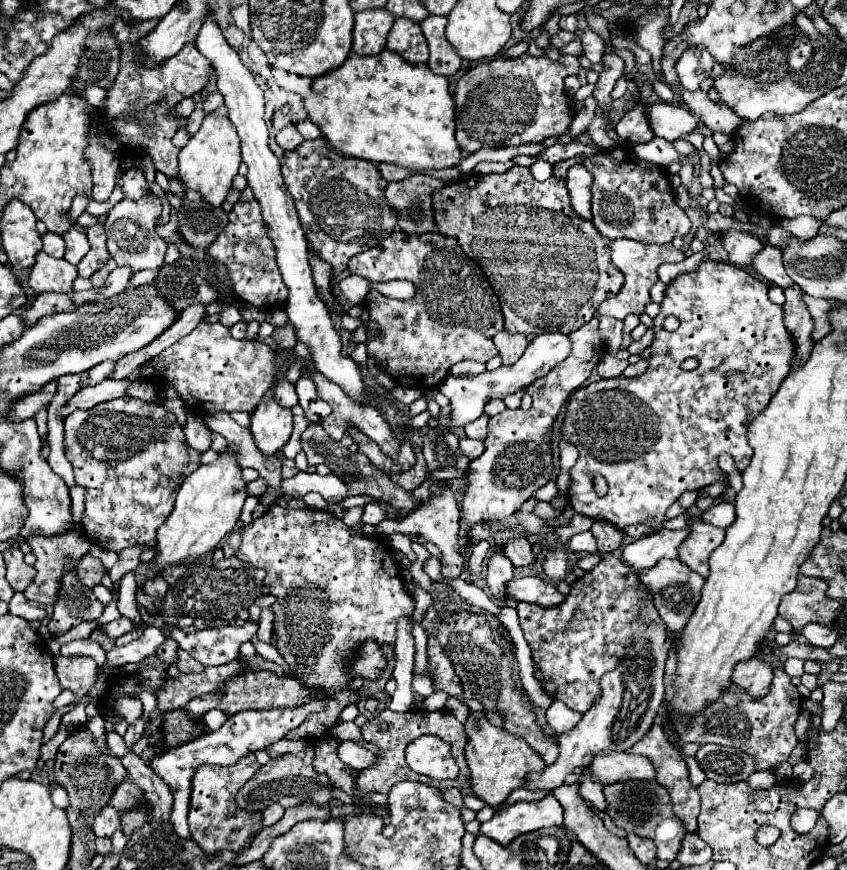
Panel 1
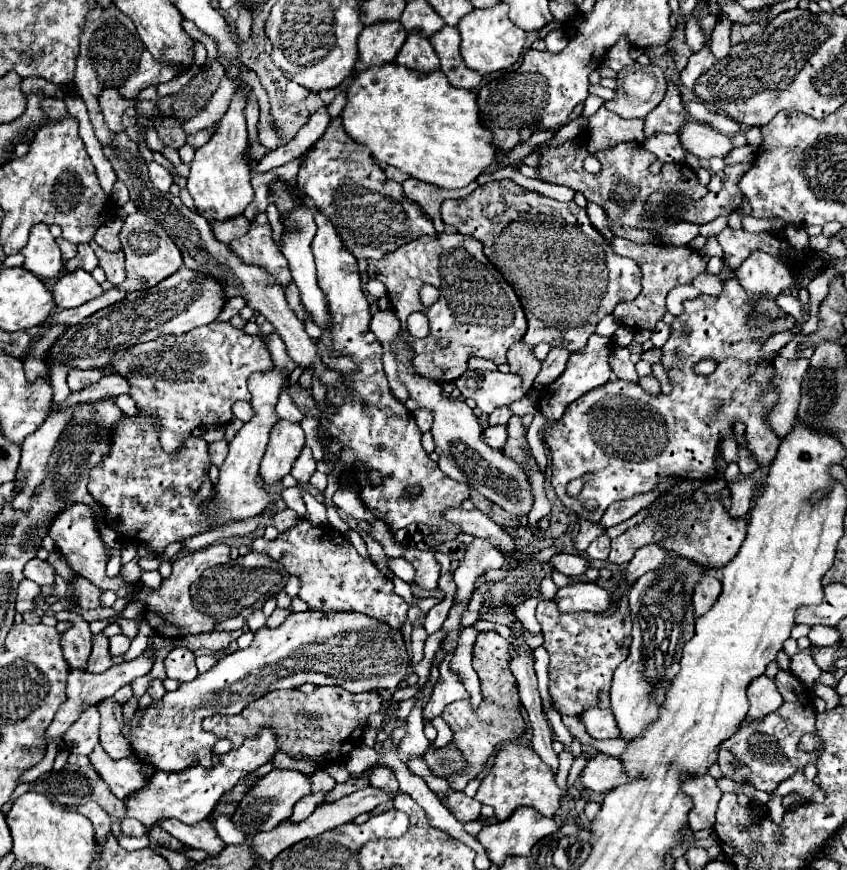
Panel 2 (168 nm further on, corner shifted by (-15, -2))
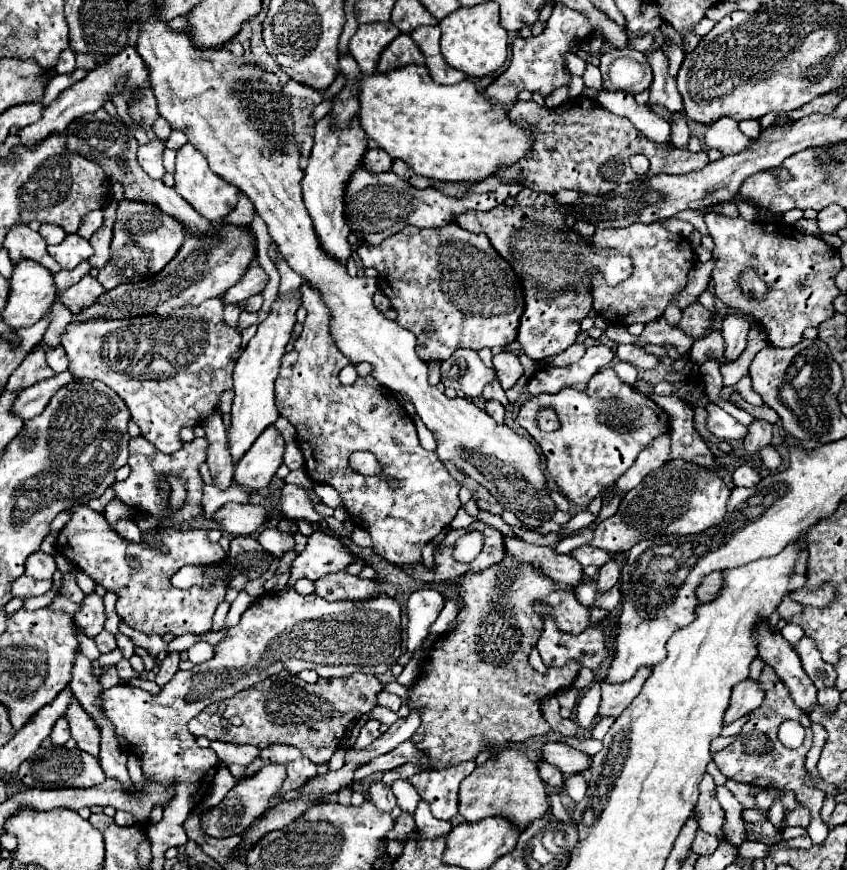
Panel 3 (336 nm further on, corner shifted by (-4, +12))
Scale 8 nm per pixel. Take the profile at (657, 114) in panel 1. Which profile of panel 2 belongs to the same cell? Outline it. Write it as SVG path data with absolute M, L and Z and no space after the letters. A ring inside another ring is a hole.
M694 119L684 121L684 125L678 129L678 137L680 143L684 145L684 151L700 159L726 157L732 149L732 143L726 135L722 135L708 123L694 121Z

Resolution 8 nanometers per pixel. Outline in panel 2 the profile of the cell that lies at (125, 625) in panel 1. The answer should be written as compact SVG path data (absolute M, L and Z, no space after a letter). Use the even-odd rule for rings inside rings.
M124 633L110 637L110 653L112 655L122 655L128 647L130 647L130 637L126 637Z

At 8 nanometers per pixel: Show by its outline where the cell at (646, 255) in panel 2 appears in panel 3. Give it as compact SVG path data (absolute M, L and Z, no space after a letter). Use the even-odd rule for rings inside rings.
M633 223L625 229L595 229L595 235L591 237L593 247L611 247L631 257L633 261L633 273L629 279L621 281L615 287L609 287L603 281L601 273L595 273L593 279L593 309L609 323L621 323L621 325L633 325L633 323L649 323L653 319L659 319L669 303L673 301L673 295L679 293L687 285L687 275L695 265L695 251L685 243L683 237L673 235L663 227L663 223Z

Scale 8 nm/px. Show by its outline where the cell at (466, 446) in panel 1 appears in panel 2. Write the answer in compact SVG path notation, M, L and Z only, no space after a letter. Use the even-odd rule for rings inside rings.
M502 425L500 427L488 427L482 433L482 439L484 439L484 443L488 443L494 449L502 449L506 443L506 427L502 427Z

